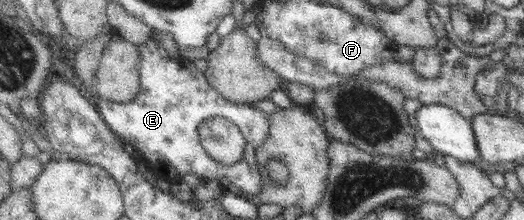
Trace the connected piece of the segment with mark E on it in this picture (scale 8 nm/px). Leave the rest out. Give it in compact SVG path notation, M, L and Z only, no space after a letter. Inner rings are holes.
M151 39L144 45L139 45L141 51L141 93L136 99L128 103L118 103L100 97L98 100L99 112L106 120L106 123L124 139L128 139L137 151L137 155L143 157L148 168L156 175L166 177L171 181L181 181L184 175L195 174L202 182L209 180L218 180L222 182L224 179L229 180L236 185L244 194L258 195L262 191L262 185L265 180L262 177L257 162L257 147L264 145L265 141L271 134L271 114L259 111L254 106L248 104L234 103L221 94L217 88L210 85L206 78L205 71L200 71L192 61L188 61L178 56L176 59L170 57L170 53L162 47L159 41ZM222 116L231 119L236 127L243 132L244 138L247 140L245 147L245 156L234 163L234 165L224 166L220 162L209 156L209 152L202 145L200 127L205 119Z

